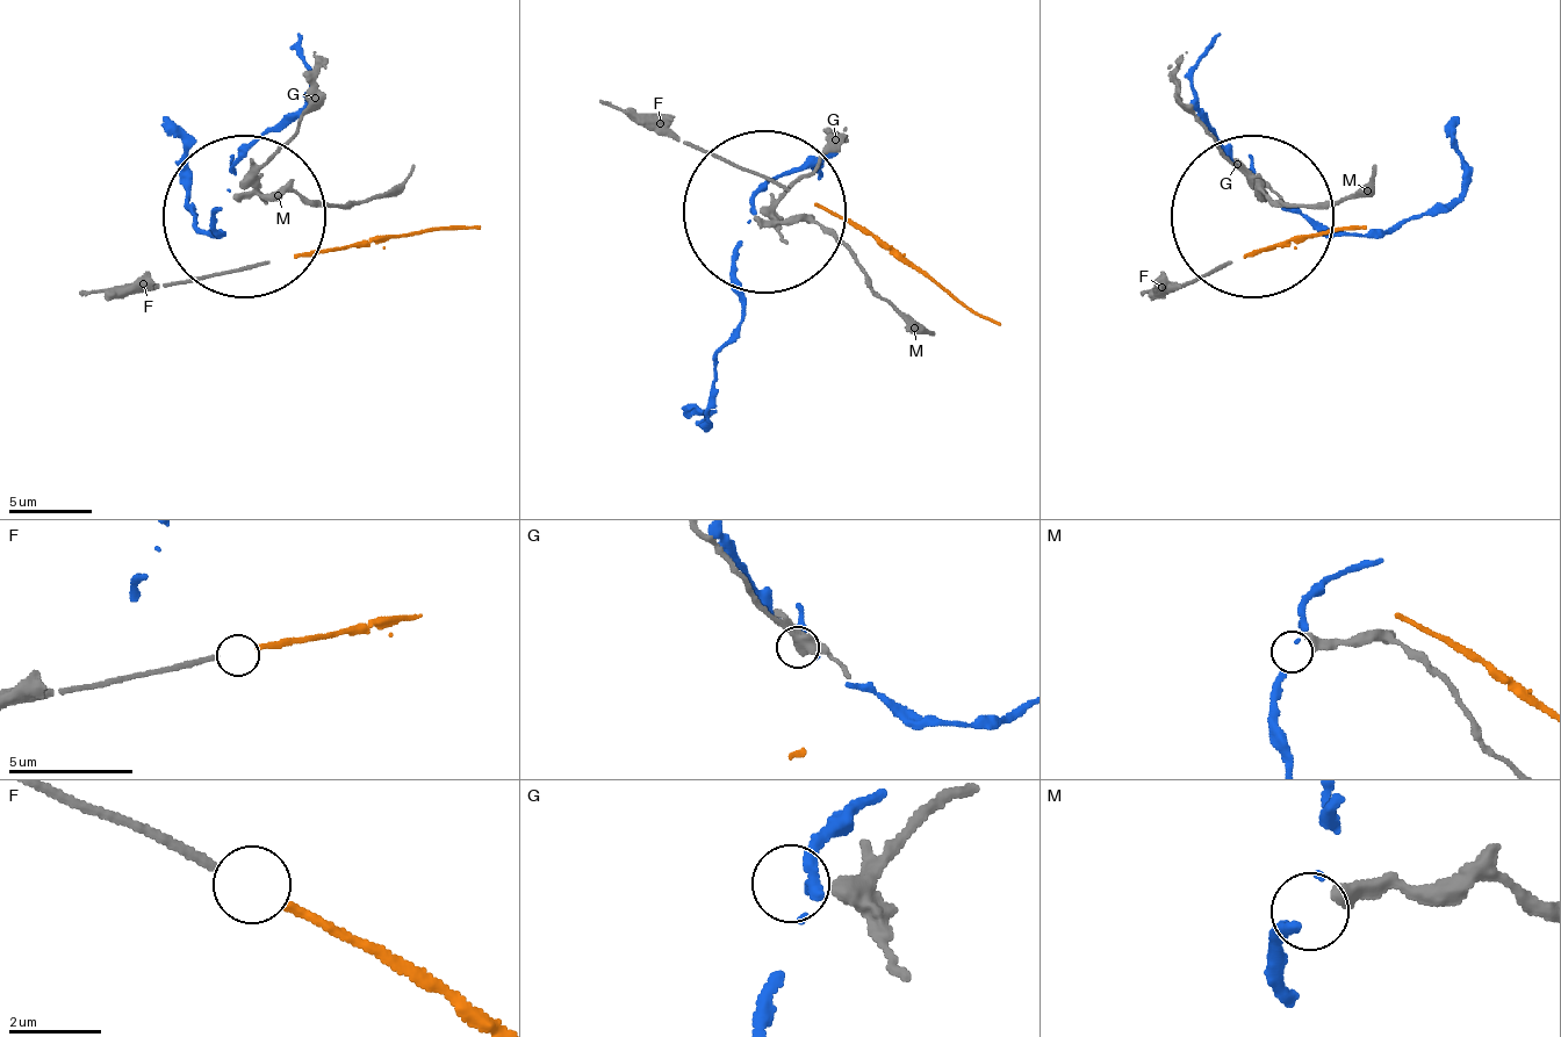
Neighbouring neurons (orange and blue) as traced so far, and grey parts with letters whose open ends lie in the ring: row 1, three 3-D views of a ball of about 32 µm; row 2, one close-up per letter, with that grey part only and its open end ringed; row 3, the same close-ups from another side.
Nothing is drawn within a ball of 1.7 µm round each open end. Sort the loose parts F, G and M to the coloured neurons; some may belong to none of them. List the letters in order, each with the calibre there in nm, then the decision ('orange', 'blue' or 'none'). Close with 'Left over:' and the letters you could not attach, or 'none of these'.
F: 200 nm | orange
G: 380 nm | none
M: 360 nm | none
Left over: G, M

